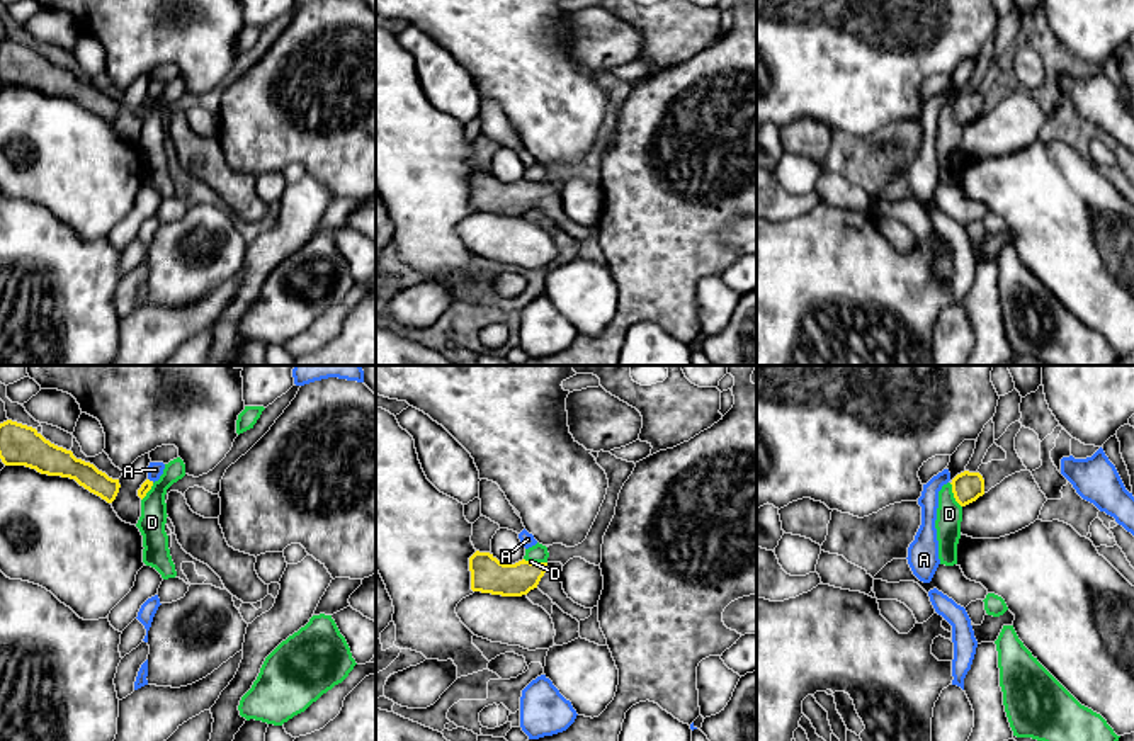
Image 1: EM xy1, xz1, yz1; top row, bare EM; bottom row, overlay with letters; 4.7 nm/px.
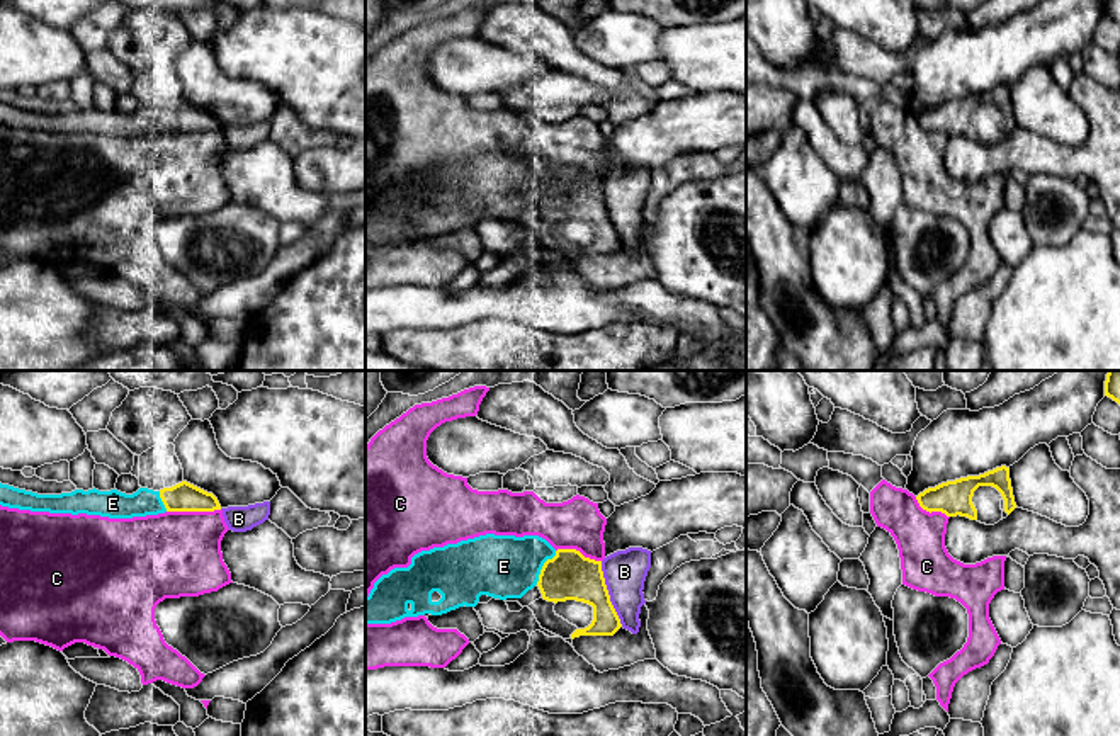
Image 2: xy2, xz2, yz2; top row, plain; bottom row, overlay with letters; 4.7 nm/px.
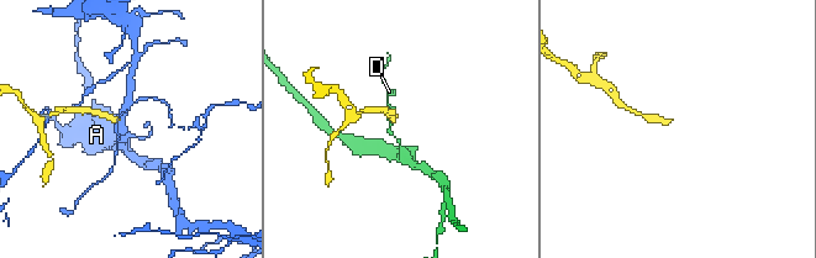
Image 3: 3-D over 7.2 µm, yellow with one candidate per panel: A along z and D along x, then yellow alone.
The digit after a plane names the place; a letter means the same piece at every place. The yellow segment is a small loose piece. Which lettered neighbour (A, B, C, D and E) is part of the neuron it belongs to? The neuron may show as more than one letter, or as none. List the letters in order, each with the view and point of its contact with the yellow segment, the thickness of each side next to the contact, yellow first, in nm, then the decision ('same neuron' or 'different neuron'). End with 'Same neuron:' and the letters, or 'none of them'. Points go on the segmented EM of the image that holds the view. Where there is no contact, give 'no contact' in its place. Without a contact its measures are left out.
A: meets yellow in xy1 at (152, 481); 50 nm thick on the yellow side, 80 nm on the other; different neuron
B: meets yellow in xz2 at (607, 594); 220 nm thick on the yellow side, 200 nm on the other; different neuron
C: meets yellow in xy2 at (192, 510); 140 nm thick on the yellow side, 400 nm on the other; different neuron
D: meets yellow in yz1 at (954, 495); 140 nm thick on the yellow side, 130 nm on the other; different neuron
E: meets yellow in xz2 at (543, 566); 220 nm thick on the yellow side, 300 nm on the other; same neuron
Same neuron: E

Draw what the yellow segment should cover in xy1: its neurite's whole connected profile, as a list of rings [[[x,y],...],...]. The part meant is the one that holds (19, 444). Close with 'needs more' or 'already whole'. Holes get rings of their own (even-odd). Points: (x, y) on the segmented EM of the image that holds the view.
[[[12,420],[0,423],[0,459],[5,466],[26,466],[41,474],[75,479],[107,503],[116,500],[121,488],[119,479],[51,444],[36,428]]]; already whole

